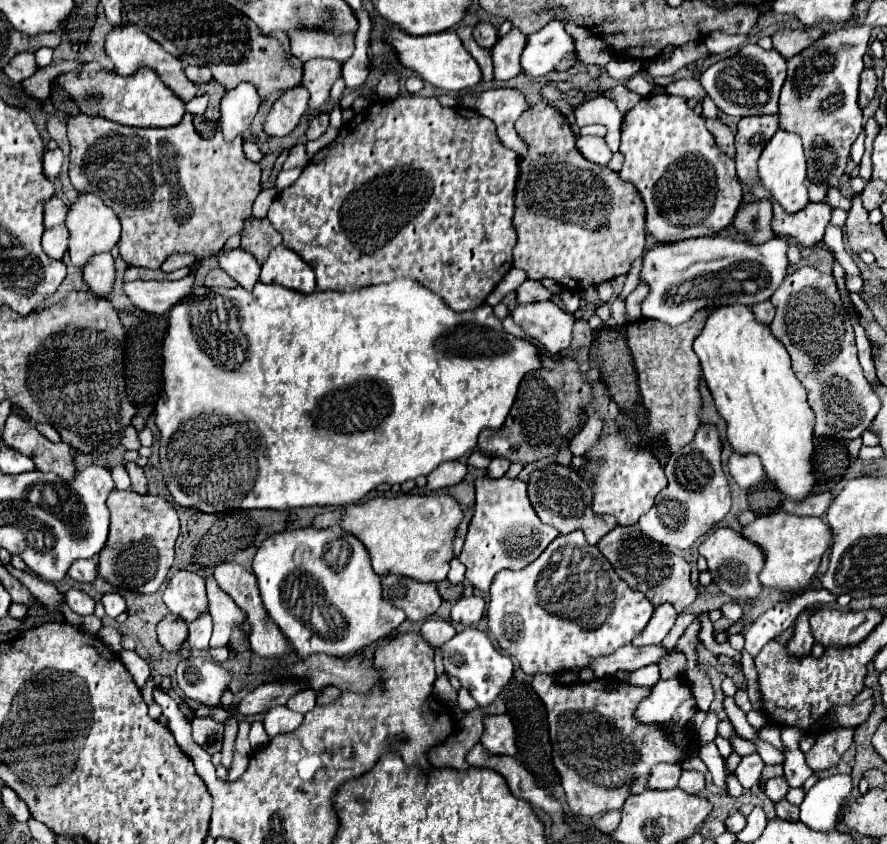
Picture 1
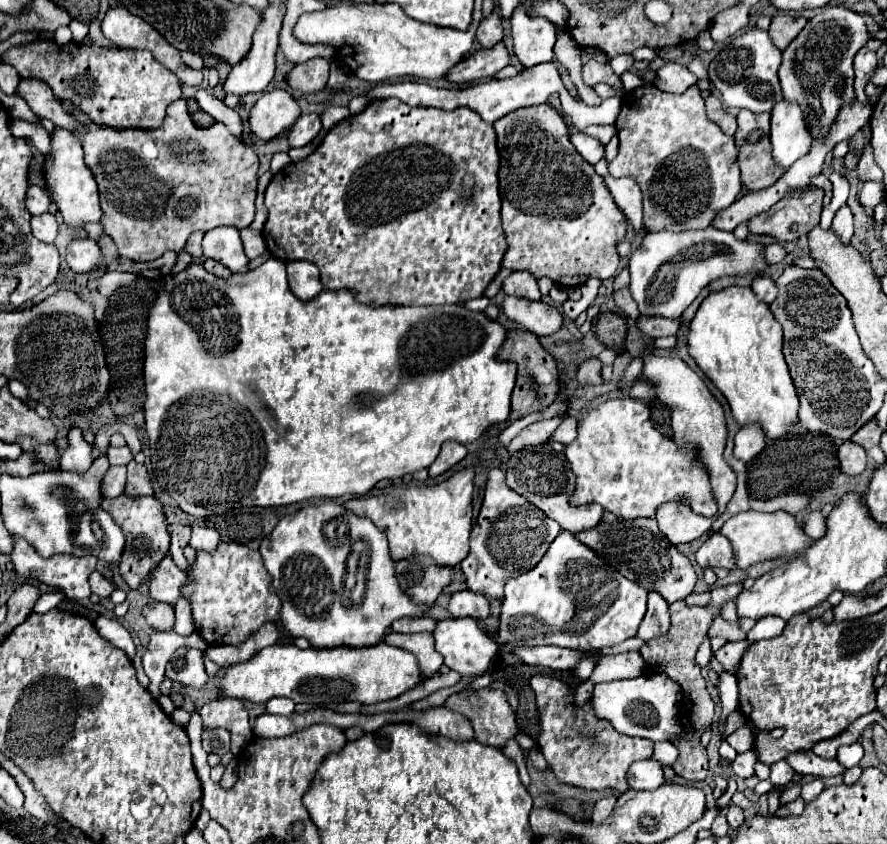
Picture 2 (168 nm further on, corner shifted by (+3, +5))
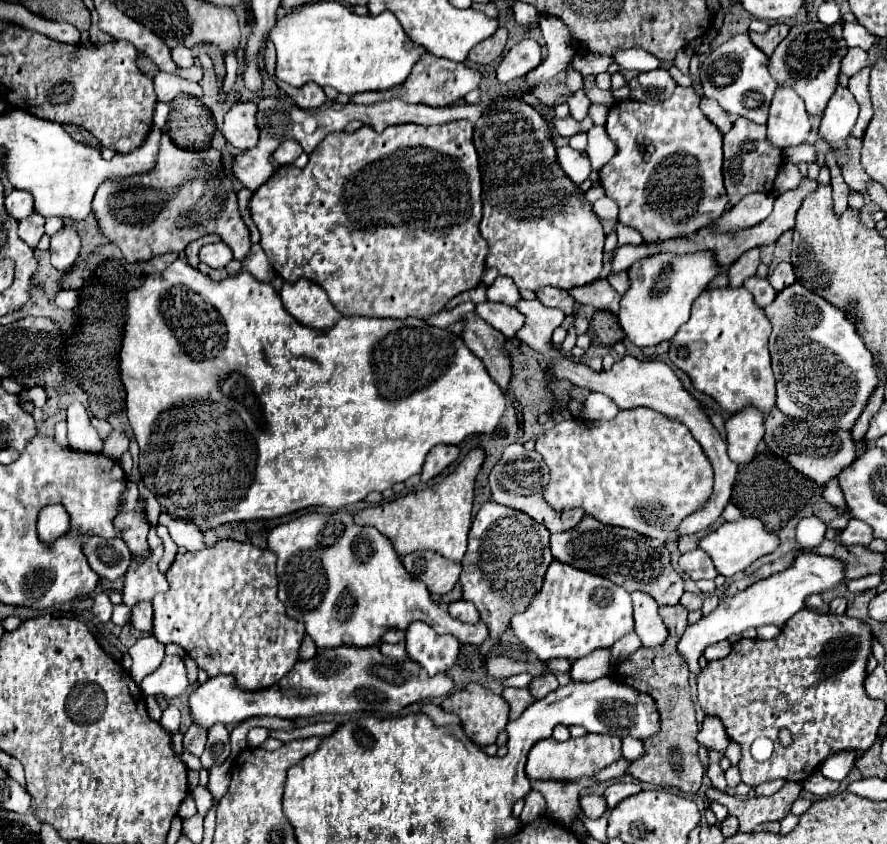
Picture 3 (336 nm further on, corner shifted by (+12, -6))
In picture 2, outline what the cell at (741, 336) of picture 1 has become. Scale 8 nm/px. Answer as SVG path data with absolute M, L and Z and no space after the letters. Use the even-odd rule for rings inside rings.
M731 285L709 293L691 321L687 349L701 371L727 397L739 425L759 423L767 437L777 439L797 423L799 399L781 353L783 333L767 303L753 297L751 287Z

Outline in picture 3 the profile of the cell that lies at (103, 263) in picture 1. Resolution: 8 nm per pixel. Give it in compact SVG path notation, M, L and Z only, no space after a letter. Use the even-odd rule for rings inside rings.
M66 226L52 236L50 254L52 266L58 268L60 272L66 272L76 266L76 260L80 256L80 238L72 226Z

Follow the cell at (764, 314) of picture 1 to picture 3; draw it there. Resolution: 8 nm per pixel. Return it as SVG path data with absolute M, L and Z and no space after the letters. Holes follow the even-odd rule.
M752 276L752 278L748 278L748 280L744 282L744 288L754 296L754 302L756 302L760 308L772 304L774 298L776 298L776 290L774 290L774 288L768 284L768 280L764 280L764 278Z

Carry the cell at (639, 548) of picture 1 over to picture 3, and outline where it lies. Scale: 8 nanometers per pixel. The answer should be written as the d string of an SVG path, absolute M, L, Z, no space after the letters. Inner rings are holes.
M586 516L576 530L552 534L550 538L552 556L560 562L568 562L580 570L610 578L626 592L646 592L658 606L674 606L684 594L684 580L670 564L670 552L664 542L638 534L636 530L606 526L592 516ZM648 550L648 552L646 552ZM646 554L646 558L644 558Z

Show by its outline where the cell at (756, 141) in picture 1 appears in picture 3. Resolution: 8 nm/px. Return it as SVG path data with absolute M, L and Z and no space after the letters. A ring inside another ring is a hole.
M738 118L732 130L724 136L724 186L730 204L740 202L750 192L772 192L774 180L780 172L782 154L774 146L768 146L766 126L758 126L746 118Z

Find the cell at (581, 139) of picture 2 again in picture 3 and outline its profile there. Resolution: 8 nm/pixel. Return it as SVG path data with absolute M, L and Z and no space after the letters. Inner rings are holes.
M570 146L558 148L558 162L560 162L562 170L566 170L568 178L572 178L572 182L576 182L576 184L582 184L592 172L588 154L578 152L578 150L570 148Z

